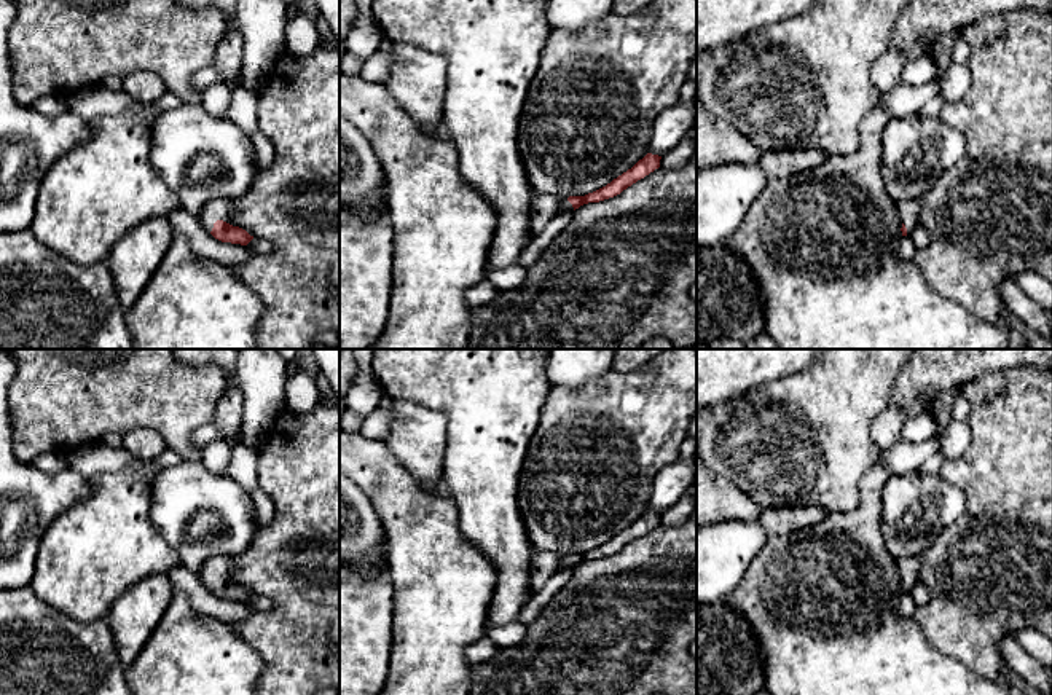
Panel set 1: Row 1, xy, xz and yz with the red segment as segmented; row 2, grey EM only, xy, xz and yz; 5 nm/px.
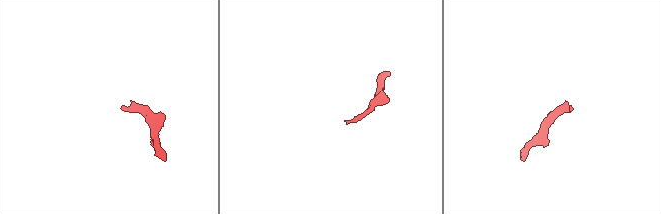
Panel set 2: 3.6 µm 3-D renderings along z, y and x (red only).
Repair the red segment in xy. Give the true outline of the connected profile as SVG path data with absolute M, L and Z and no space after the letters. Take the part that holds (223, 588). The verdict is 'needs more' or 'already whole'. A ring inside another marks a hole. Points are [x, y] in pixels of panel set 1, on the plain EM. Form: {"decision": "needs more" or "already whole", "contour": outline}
{"decision": "needs more", "contour": "M212 556L204 561L196 575L218 598L247 603L253 593L234 582L233 556Z"}

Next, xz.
{"decision": "needs more", "contour": "M647 510L631 526L614 536L606 544L585 553L569 553L567 556L563 556L558 571L548 579L542 590L534 593L532 598L523 606L518 620L526 625L531 623L540 614L550 598L555 596L572 577L575 566L588 560L599 560L620 552L623 547L658 526L660 516L661 513Z"}

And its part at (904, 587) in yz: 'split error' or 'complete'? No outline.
split error

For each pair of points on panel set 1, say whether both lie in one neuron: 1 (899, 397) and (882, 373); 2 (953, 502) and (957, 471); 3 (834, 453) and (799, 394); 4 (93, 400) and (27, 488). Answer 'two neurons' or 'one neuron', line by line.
1: two neurons
2: two neurons
3: one neuron
4: two neurons

